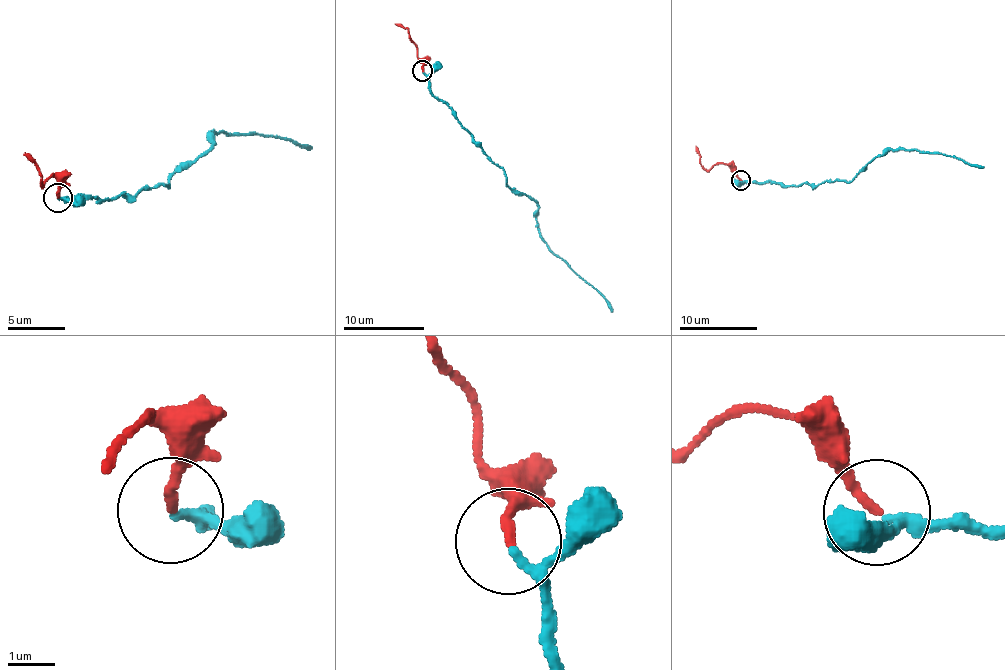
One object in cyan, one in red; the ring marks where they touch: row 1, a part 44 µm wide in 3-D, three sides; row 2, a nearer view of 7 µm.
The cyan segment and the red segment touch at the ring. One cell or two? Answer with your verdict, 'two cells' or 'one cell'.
one cell

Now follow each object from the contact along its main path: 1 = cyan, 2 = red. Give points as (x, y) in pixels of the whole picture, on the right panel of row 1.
1: (742, 180), (800, 186), (804, 183), (818, 185), (849, 180), (878, 155), (911, 149), (960, 157), (984, 168)
2: (740, 180), (732, 169), (722, 163), (716, 163), (708, 170), (702, 166), (696, 146)

